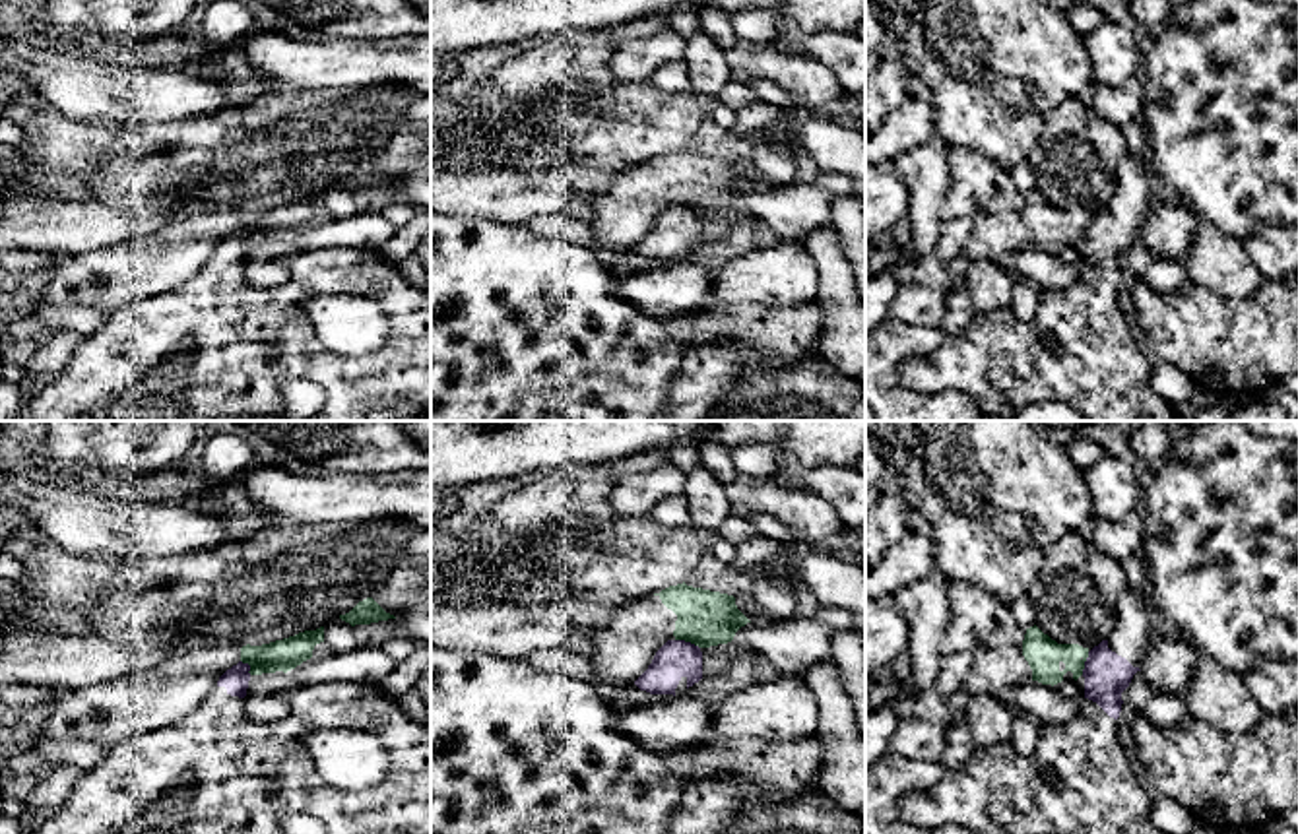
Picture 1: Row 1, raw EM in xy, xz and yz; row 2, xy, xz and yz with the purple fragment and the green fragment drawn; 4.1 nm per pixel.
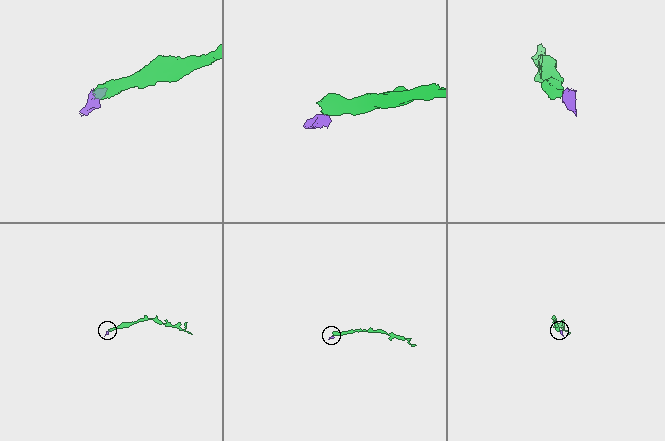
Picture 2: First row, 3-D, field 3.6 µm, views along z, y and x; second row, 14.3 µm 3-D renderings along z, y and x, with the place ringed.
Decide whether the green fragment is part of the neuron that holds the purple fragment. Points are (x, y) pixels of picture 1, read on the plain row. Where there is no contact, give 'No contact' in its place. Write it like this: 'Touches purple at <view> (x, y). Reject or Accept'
Touches purple at xz (687, 208). Reject

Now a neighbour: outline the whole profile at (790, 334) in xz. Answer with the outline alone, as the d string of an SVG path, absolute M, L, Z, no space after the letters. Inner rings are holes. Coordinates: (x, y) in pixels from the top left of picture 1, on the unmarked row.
M817 301L780 308L714 303L702 312L664 320L667 336L683 351L708 341L739 341L790 370L817 355L823 326L825 312Z

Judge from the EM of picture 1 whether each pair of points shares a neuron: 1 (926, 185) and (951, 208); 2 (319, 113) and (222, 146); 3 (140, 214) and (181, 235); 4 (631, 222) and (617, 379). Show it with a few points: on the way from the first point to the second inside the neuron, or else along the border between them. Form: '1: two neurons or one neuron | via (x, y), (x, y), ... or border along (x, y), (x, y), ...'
1: two neurons | border along (945, 156), (949, 185), (941, 220)
2: one neuron | via (295, 136), (284, 146), (245, 146)
3: two neurons | border along (208, 214), (173, 220), (150, 233), (121, 241)
4: one neuron | via (596, 258), (596, 320), (602, 326), (602, 338)

